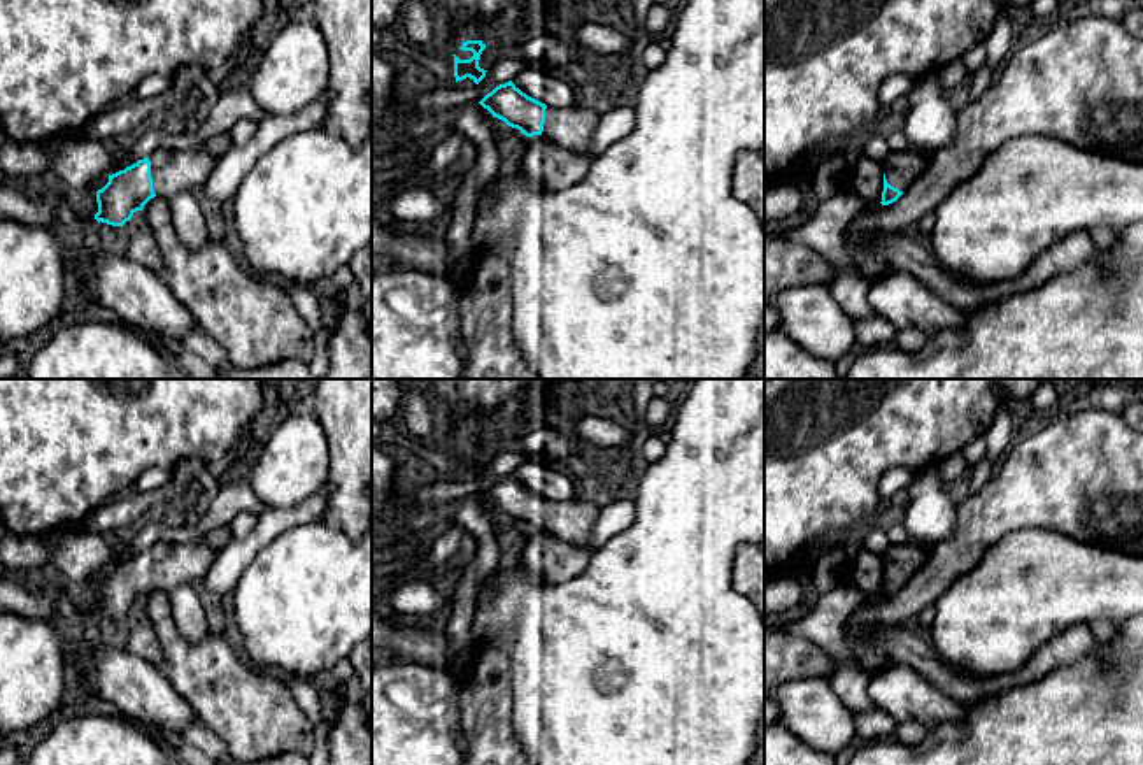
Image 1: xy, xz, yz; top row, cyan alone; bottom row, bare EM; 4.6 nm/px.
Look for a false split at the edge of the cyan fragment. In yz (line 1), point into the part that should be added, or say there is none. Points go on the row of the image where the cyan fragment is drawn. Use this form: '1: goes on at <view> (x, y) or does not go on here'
1: goes on at yz (901, 169)

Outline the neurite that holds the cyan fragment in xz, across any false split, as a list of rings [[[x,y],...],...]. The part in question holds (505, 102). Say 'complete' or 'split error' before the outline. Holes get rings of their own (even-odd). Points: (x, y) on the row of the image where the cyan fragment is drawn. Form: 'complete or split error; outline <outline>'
split error; outline [[[512,81],[496,86],[480,102],[493,118],[517,128],[526,137],[543,135],[570,153],[594,158],[591,140],[600,116],[575,105],[572,109],[547,107],[522,93]]]

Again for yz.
split error; outline [[[908,147],[903,153],[891,153],[884,165],[882,205],[896,202],[926,170],[931,156]]]

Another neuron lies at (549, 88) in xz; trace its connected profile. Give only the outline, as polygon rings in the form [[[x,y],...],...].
[[[536,63],[519,72],[512,82],[547,107],[572,109],[579,105],[570,81],[559,74],[543,70]]]

